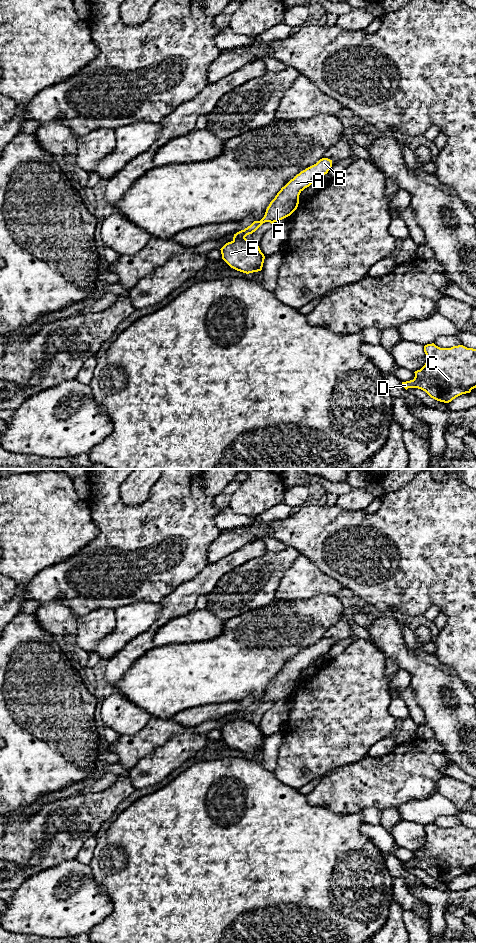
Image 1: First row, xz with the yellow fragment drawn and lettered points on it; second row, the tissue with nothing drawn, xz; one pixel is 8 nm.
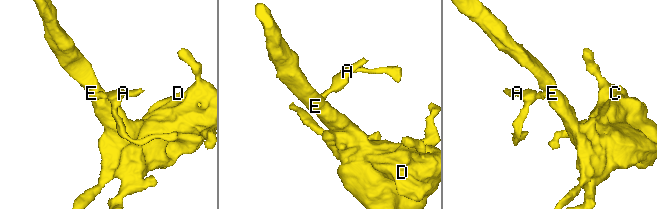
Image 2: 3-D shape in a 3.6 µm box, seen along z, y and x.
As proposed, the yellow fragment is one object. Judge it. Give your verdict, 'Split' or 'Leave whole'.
Split

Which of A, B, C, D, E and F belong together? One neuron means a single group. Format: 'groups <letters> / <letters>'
groups A B F / C D E

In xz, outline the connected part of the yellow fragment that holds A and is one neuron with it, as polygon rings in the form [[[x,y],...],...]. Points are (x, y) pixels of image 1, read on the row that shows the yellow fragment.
[[[322,158],[316,164],[301,171],[281,188],[267,207],[264,217],[234,234],[233,240],[245,238],[247,235],[255,232],[265,222],[272,224],[290,216],[298,207],[300,193],[318,177],[327,174],[331,167],[332,160]]]

